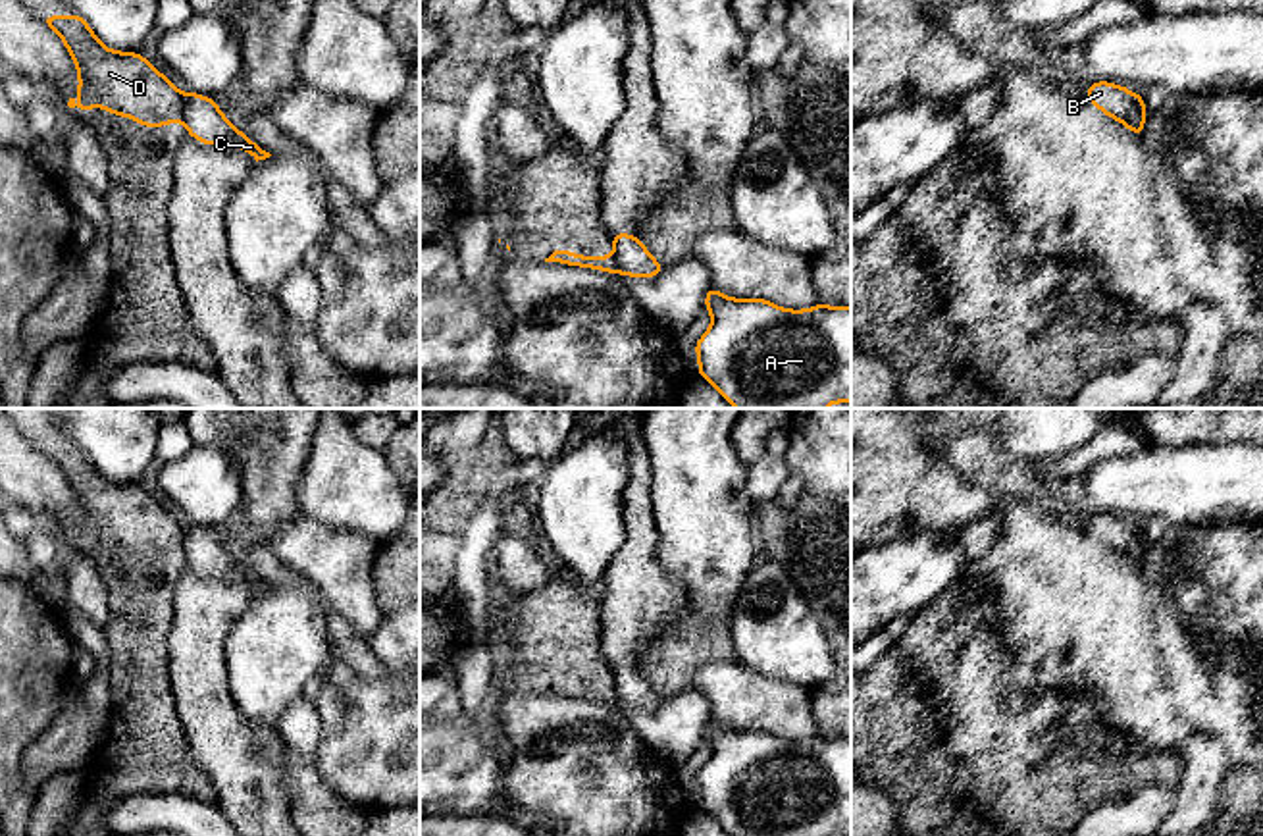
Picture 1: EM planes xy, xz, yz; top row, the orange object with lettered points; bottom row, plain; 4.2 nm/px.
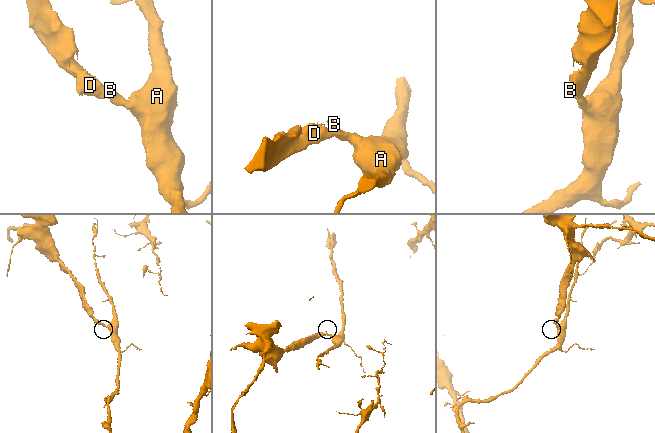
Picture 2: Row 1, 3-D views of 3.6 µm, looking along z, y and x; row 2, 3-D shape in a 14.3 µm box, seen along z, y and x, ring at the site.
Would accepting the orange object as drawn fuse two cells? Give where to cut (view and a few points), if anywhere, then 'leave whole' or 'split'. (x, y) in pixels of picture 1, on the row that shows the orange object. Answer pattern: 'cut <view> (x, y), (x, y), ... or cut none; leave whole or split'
cut xy (183, 95), (185, 122); split

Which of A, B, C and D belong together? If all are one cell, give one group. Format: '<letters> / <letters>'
A B C / D

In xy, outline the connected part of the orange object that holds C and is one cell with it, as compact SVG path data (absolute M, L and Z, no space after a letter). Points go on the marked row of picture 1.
M185 94L185 129L202 144L231 144L246 150L256 162L271 154L243 135L216 106L214 98Z

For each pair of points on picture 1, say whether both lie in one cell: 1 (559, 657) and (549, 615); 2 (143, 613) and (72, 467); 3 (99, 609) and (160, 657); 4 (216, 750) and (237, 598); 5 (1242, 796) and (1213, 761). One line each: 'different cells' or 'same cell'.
1: same cell
2: same cell
3: different cells
4: same cell
5: different cells

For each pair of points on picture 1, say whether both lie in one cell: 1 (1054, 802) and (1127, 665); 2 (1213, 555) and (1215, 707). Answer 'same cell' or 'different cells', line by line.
1: different cells
2: same cell

